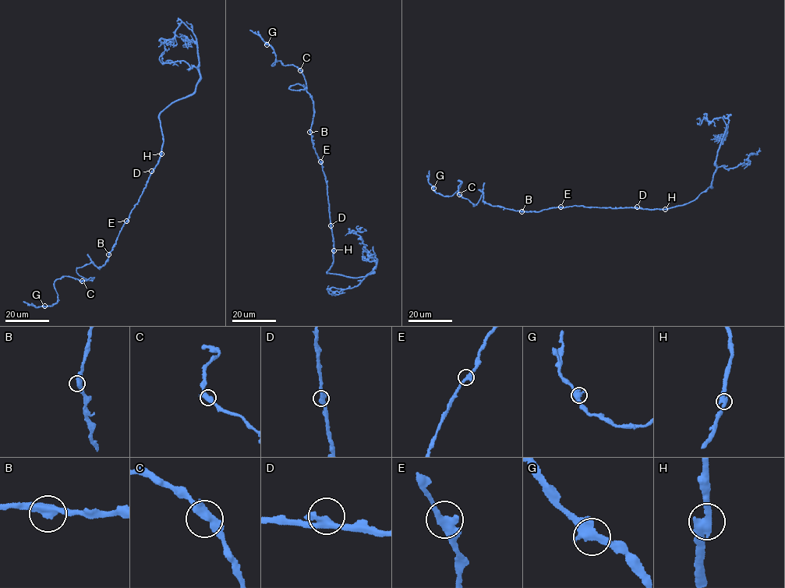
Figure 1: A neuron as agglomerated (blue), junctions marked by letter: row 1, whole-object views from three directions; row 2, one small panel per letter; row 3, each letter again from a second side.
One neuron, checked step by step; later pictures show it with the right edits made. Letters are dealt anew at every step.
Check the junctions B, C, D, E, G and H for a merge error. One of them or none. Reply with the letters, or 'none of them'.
H

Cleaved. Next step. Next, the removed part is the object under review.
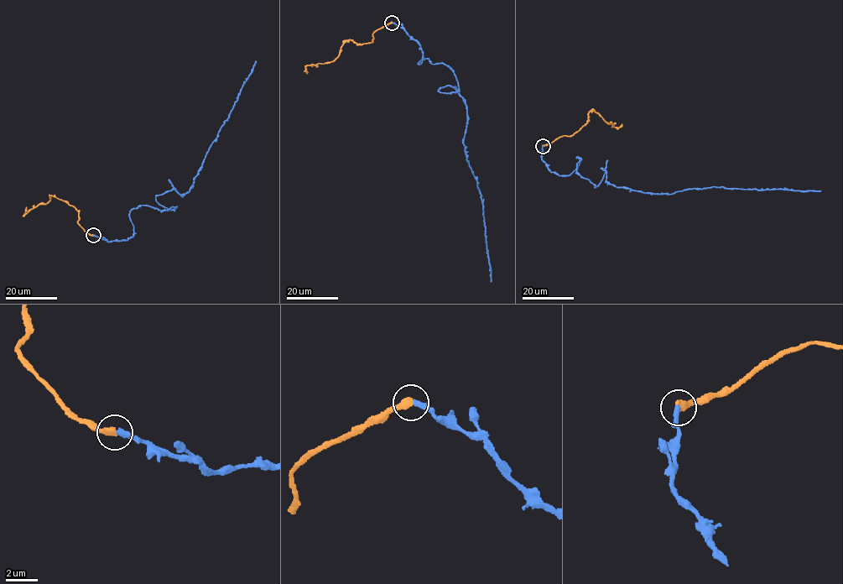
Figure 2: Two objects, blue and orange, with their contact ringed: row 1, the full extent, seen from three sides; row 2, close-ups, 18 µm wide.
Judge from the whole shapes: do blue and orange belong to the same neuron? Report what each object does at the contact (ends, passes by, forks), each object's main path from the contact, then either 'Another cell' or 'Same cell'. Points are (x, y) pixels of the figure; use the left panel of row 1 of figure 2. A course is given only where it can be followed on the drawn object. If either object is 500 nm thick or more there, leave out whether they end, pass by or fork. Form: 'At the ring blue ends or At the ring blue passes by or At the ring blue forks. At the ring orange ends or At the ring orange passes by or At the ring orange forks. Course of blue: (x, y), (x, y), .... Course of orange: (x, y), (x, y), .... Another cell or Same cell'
At the ring blue ends. At the ring orange ends. Course of blue: (93, 235), (127, 239), (134, 208), (175, 207), (156, 196), (188, 192), (256, 61). Course of orange: (93, 235), (84, 231), (77, 221), (77, 211), (52, 195), (46, 203), (40, 203), (23, 215), (26, 207). Another cell

